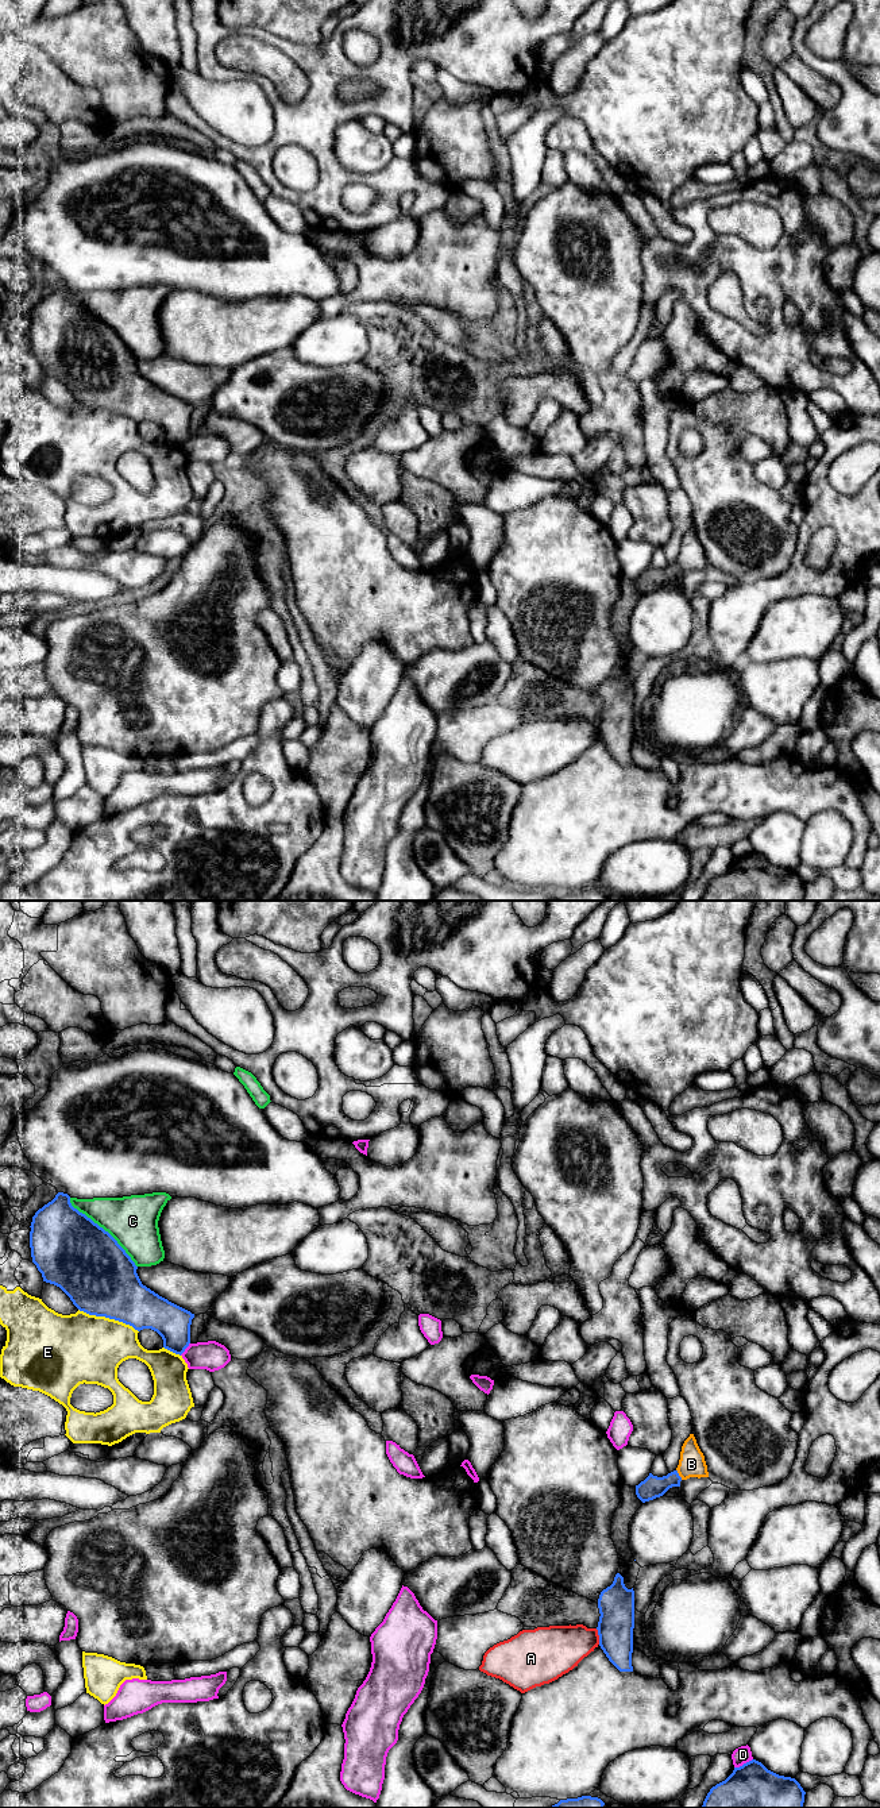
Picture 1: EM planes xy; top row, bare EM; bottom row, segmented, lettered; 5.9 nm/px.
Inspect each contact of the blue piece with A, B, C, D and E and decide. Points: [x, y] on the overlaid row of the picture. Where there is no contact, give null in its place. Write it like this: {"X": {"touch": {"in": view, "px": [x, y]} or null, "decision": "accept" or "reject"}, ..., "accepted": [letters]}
{"A": {"touch": {"in": "xy", "px": [599, 1637]}, "decision": "reject"}, "B": {"touch": {"in": "xy", "px": [678, 1475]}, "decision": "accept"}, "C": {"touch": {"in": "xy", "px": [103, 1229]}, "decision": "reject"}, "D": {"touch": {"in": "xy", "px": [744, 1764]}, "decision": "reject"}, "E": {"touch": {"in": "xy", "px": [108, 1317]}, "decision": "reject"}, "accepted": ["B"]}

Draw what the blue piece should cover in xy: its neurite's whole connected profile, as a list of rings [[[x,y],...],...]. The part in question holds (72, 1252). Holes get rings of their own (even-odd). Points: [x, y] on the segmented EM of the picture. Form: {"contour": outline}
{"contour": [[[58,1192],[39,1208],[30,1227],[31,1257],[43,1281],[59,1287],[80,1311],[123,1322],[138,1331],[151,1329],[162,1337],[165,1349],[180,1356],[185,1352],[194,1314],[143,1285],[138,1267],[126,1250],[108,1231],[74,1208],[67,1194]]]}

